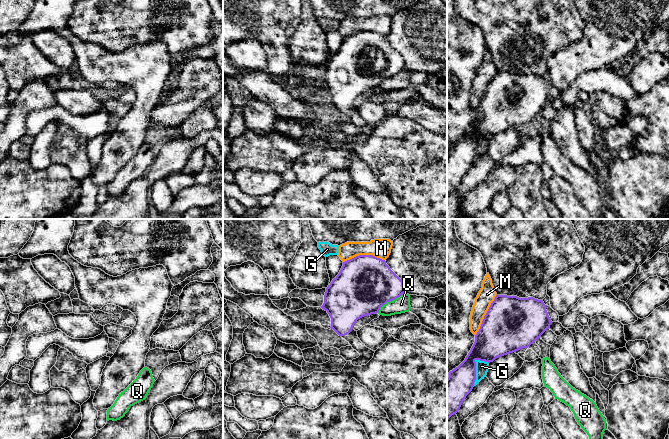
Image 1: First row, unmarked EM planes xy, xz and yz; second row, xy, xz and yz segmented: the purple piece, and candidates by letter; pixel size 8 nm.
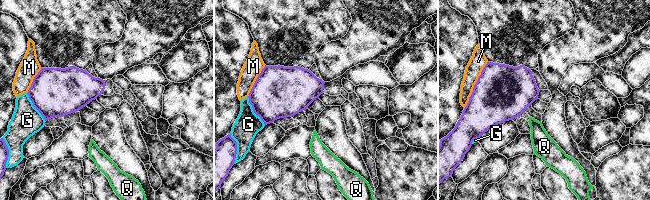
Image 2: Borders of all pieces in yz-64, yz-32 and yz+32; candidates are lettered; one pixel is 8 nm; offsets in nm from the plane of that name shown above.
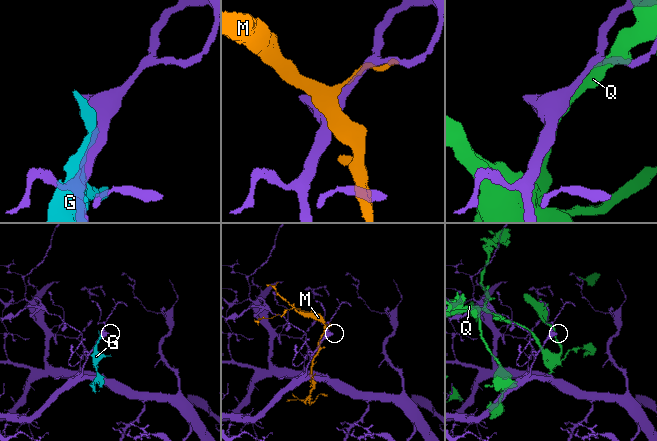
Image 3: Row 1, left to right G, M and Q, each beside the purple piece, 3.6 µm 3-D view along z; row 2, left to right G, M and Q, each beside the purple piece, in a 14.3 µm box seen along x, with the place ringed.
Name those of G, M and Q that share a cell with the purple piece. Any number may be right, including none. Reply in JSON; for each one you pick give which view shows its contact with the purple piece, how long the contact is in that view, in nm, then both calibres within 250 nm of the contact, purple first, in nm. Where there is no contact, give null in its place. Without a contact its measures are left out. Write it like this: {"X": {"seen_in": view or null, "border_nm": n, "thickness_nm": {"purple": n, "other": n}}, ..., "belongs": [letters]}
{"belongs": []}

